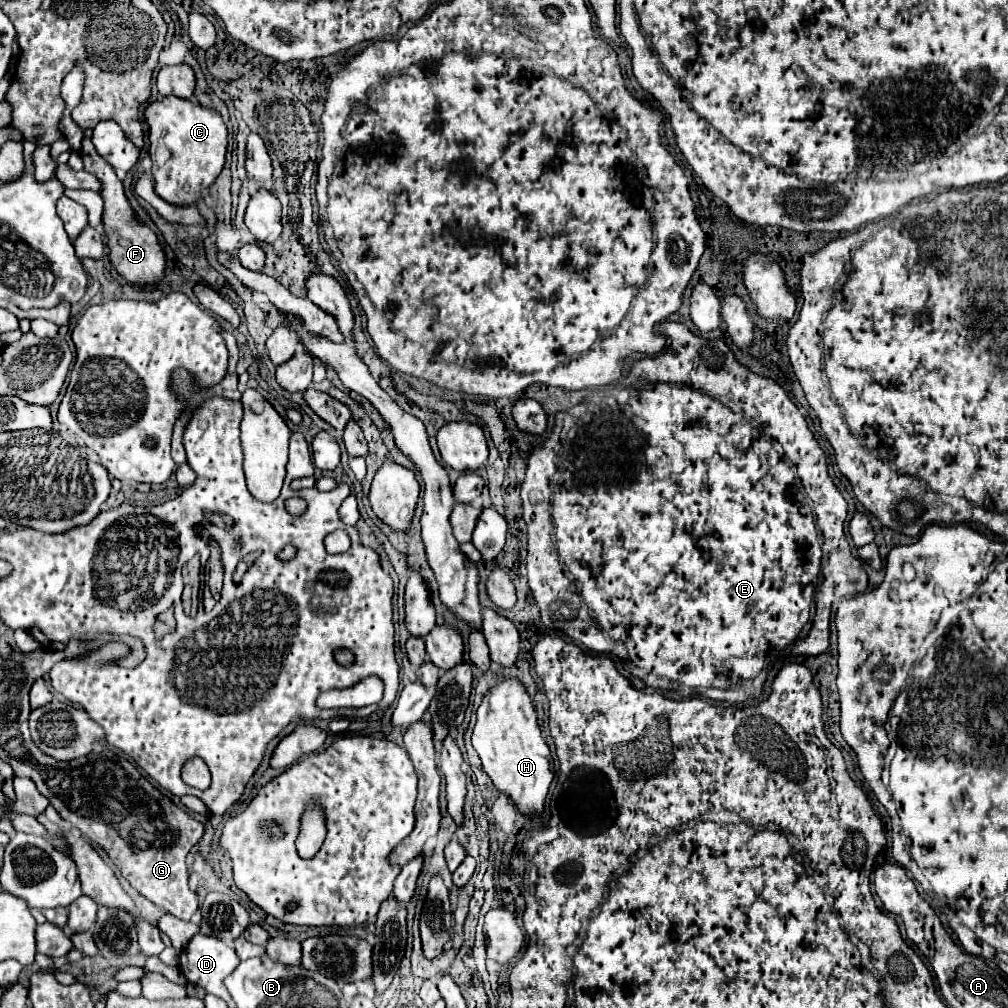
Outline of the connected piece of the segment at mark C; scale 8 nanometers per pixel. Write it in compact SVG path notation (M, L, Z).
M174 95L162 97L160 101L152 101L146 107L144 115L150 127L152 151L158 147L158 137L166 129L176 129L176 151L170 151L170 157L164 165L156 163L152 167L156 179L156 193L168 203L192 205L200 197L200 191L210 187L222 171L228 143L222 115L214 109L208 109L190 99L180 99Z

